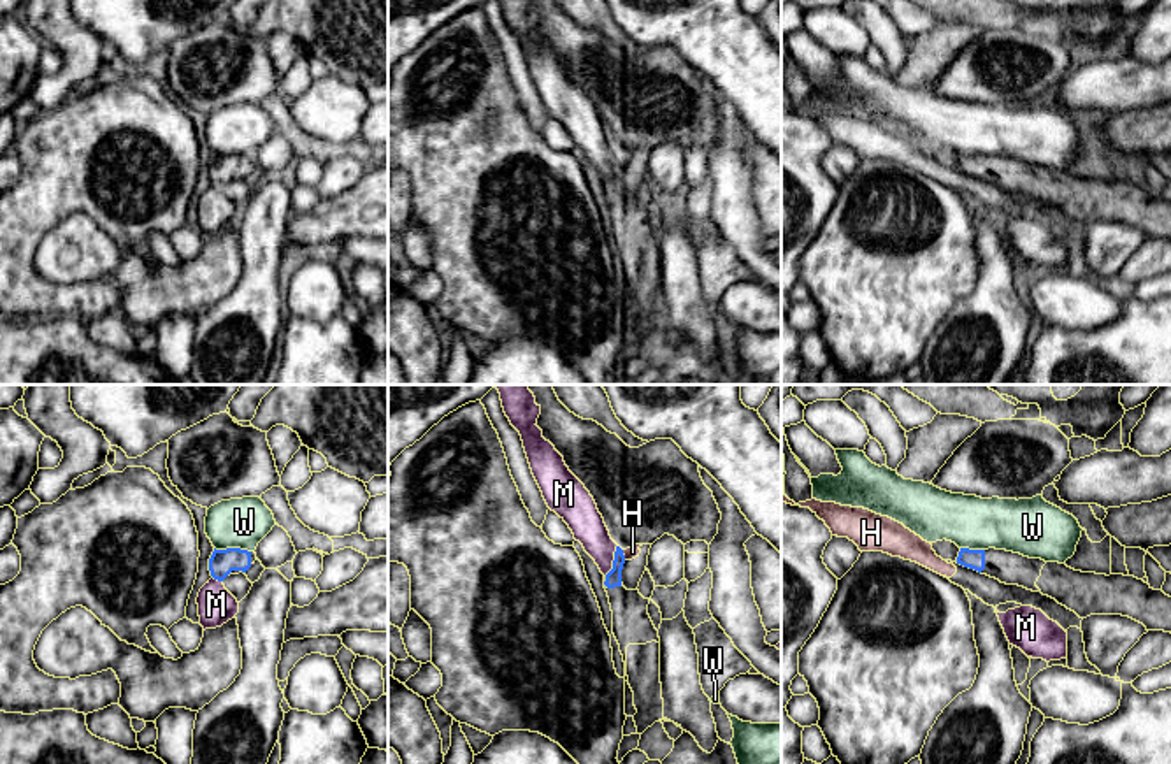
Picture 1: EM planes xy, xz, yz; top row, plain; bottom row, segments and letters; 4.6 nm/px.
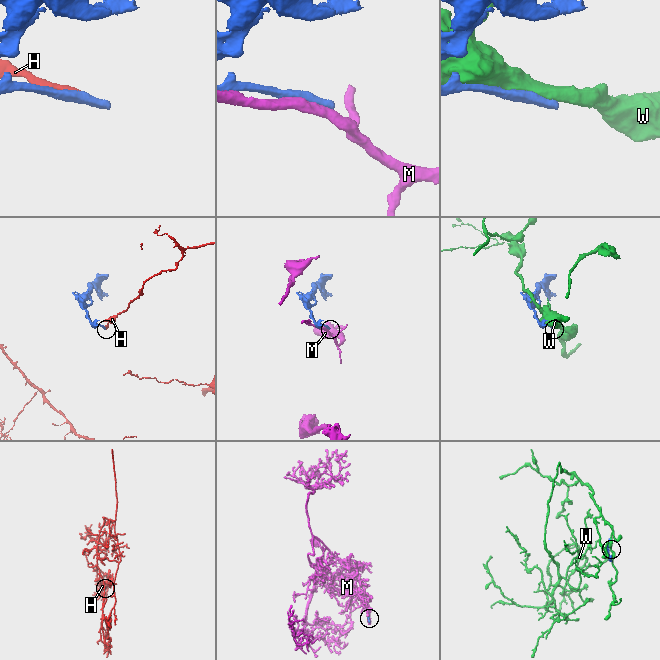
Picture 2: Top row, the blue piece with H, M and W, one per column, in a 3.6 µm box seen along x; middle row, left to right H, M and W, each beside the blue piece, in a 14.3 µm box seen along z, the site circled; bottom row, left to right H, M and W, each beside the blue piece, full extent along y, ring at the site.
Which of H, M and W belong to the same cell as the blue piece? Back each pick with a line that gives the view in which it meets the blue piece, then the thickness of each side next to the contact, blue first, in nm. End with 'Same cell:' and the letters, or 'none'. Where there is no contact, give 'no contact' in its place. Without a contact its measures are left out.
Same cell: none

